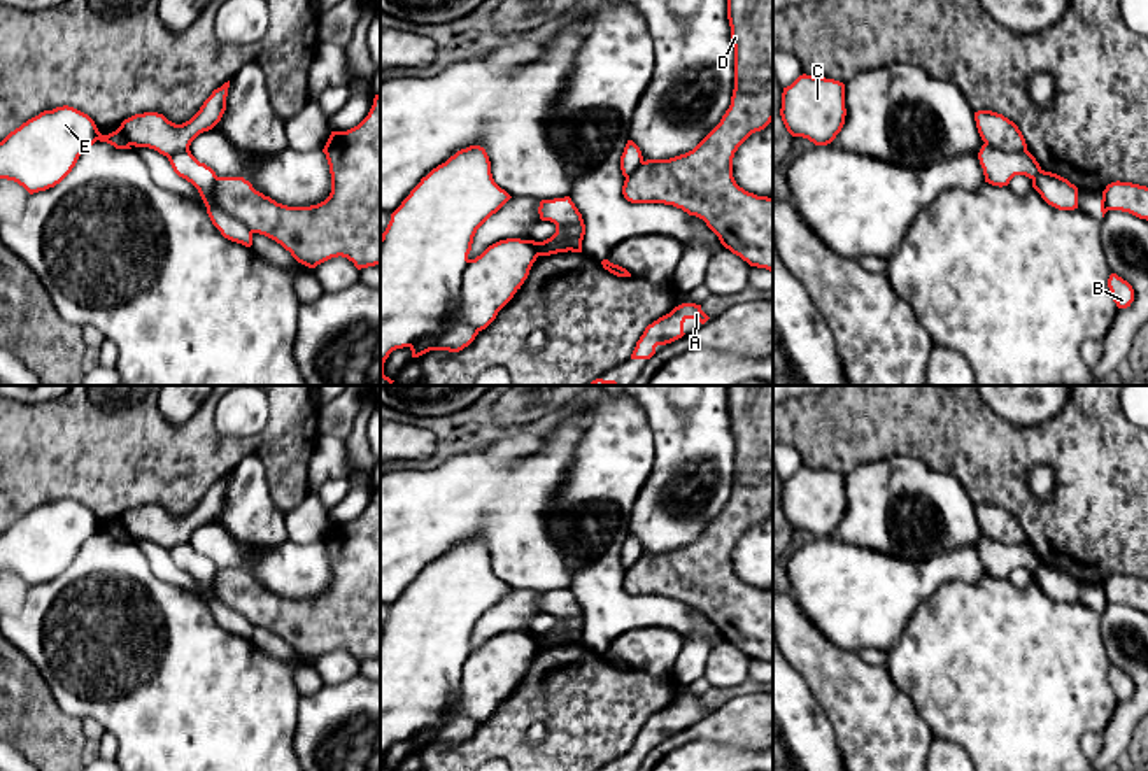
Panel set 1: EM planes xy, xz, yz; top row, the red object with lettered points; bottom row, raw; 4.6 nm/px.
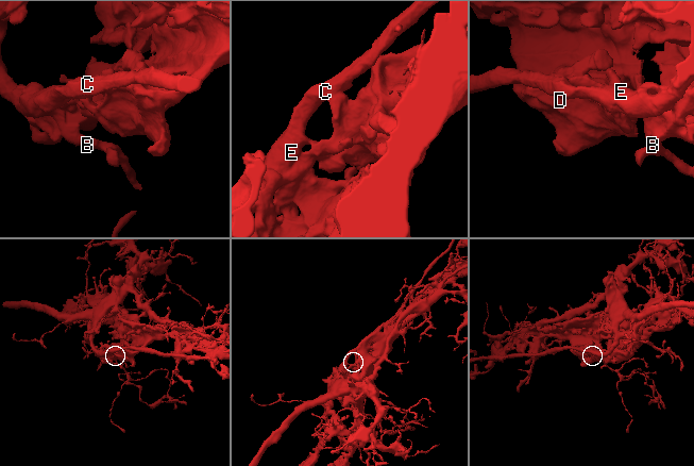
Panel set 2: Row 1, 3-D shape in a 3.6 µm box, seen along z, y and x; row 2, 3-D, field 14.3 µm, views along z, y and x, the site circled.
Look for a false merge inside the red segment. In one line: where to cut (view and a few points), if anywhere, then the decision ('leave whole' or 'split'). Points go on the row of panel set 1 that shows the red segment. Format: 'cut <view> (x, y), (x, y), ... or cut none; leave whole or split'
cut xz (468, 260), (461, 279), (461, 311), (440, 330), (409, 346); split

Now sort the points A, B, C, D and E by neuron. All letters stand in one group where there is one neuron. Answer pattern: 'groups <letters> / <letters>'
groups A D / B C E

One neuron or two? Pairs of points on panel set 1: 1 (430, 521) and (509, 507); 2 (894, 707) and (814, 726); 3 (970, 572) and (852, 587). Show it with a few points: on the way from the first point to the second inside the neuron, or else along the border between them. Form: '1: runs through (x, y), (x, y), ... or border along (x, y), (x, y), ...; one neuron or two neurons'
1: runs through (449, 507), (489, 507); one neuron
2: border along (808, 687), (831, 726), (840, 752); two neurons
3: runs through (940, 570), (921, 580), (882, 587); one neuron

